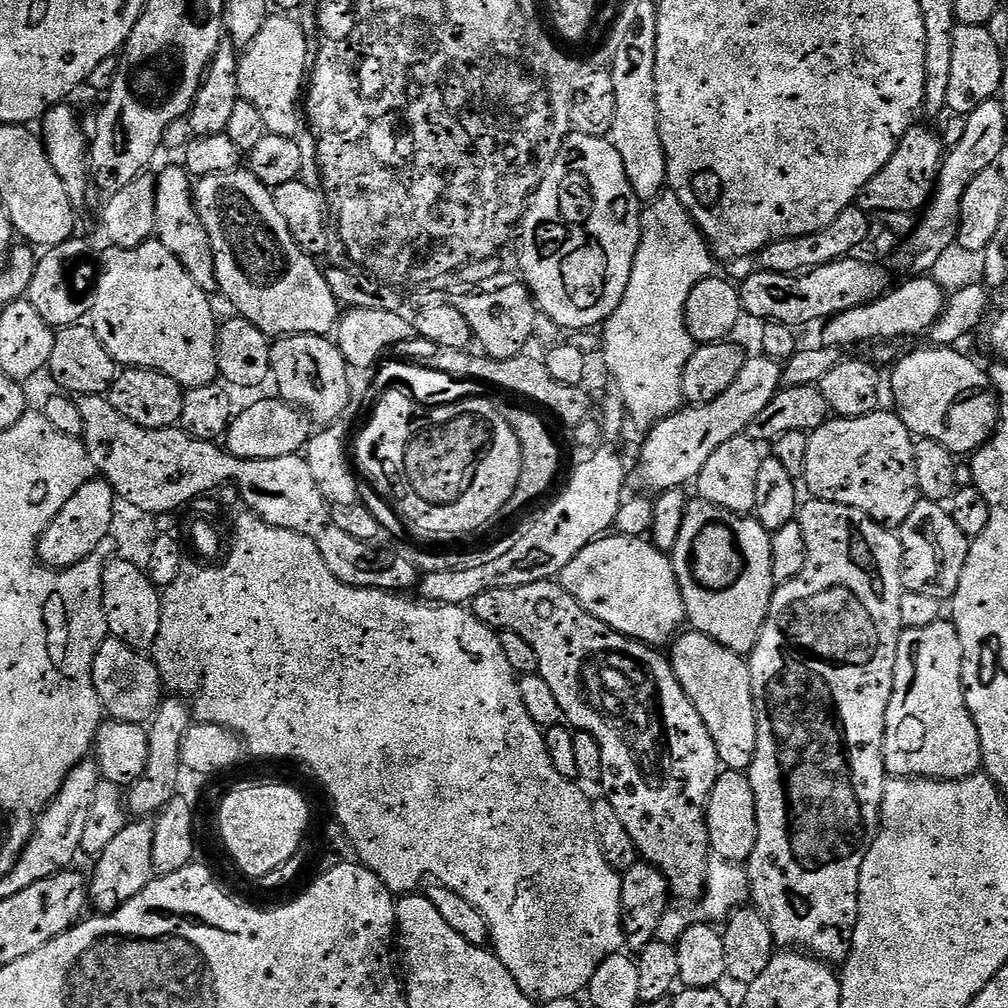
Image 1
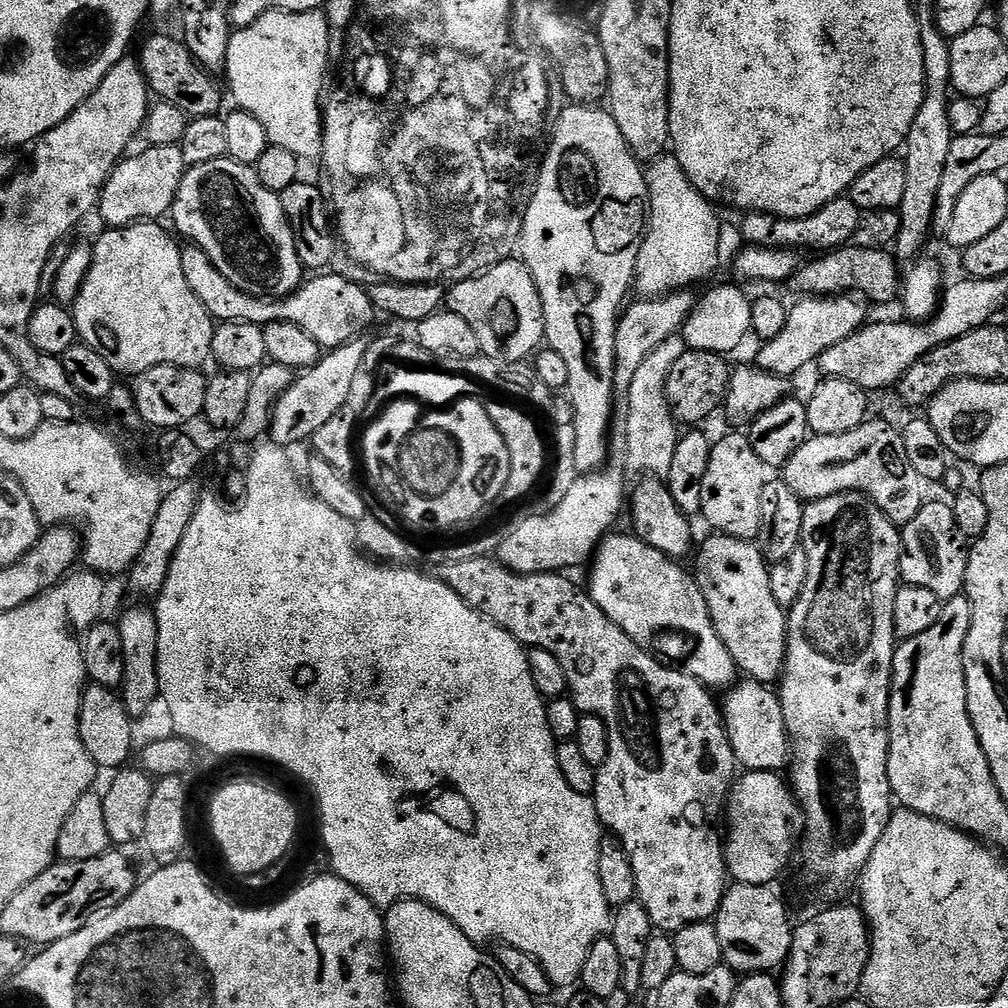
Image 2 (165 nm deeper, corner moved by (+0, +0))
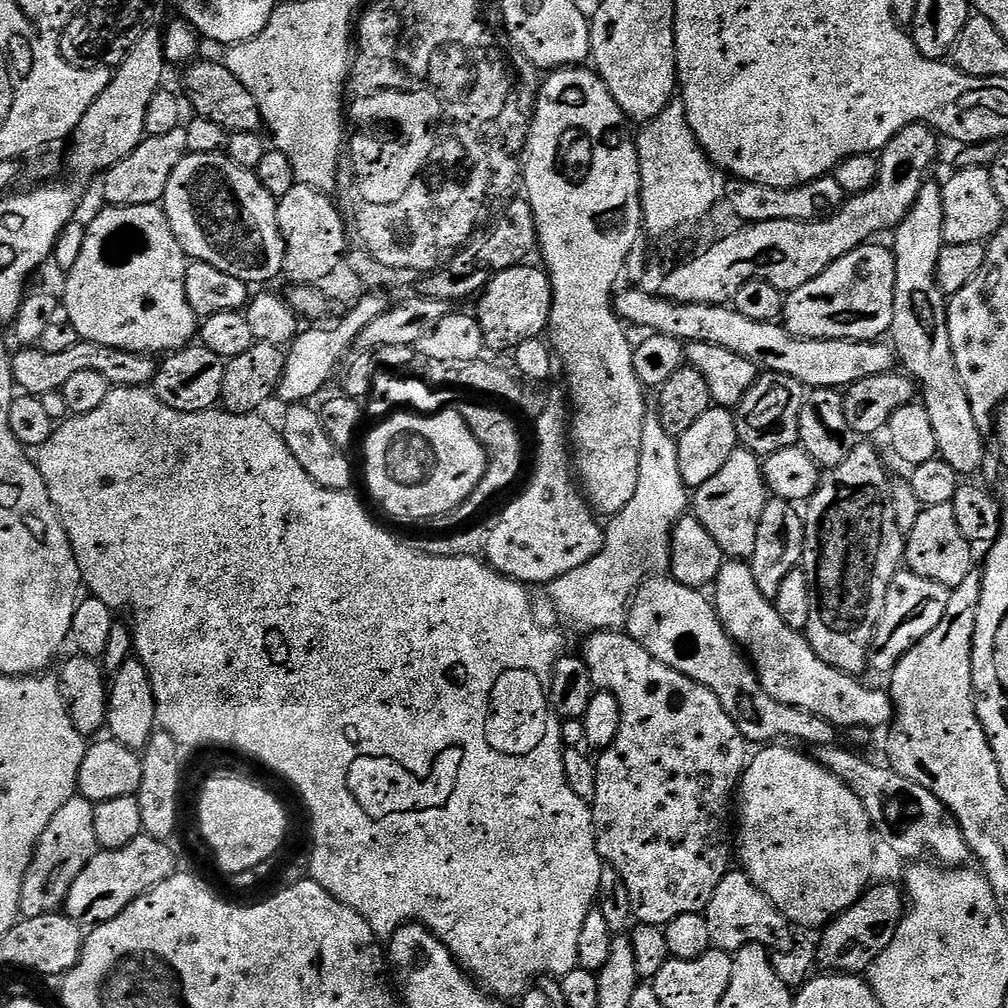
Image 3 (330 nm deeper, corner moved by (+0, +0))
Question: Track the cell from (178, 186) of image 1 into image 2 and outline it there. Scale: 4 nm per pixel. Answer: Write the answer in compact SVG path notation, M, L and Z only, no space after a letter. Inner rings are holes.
M181 247L180 257L182 274L186 274L186 286L194 290L194 298L198 298L202 306L206 306L213 321L222 324L226 322L250 322L261 326L274 322L293 324L306 330L306 334L310 334L310 338L314 338L314 342L318 342L321 349L331 350L363 337L368 323L371 322L372 316L374 317L371 295L361 285L340 276L313 275L316 276L313 280L305 279L289 296L279 298L252 296L248 292L238 290L238 286L234 286L230 278L223 276L200 248Z

